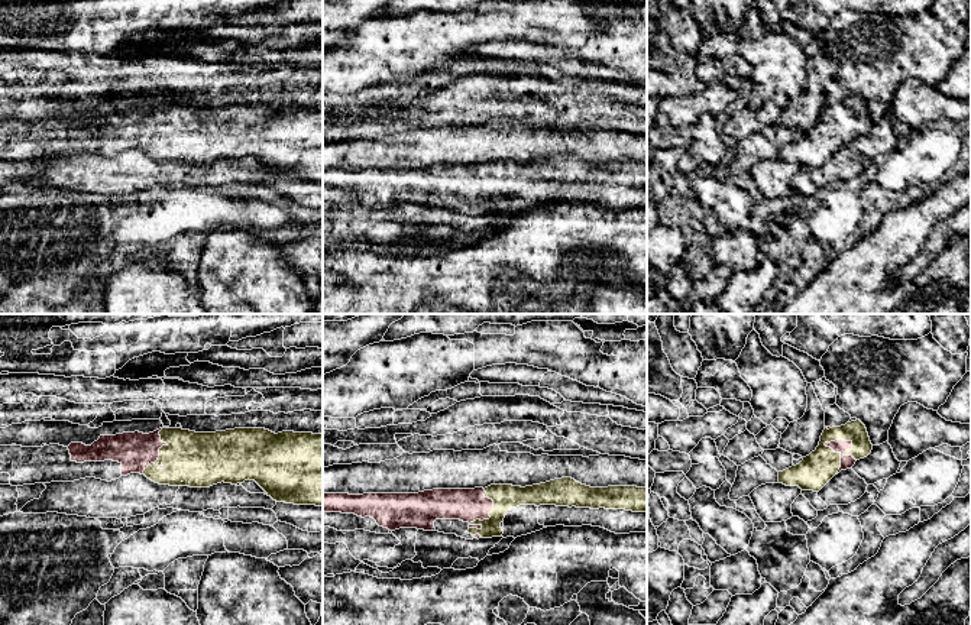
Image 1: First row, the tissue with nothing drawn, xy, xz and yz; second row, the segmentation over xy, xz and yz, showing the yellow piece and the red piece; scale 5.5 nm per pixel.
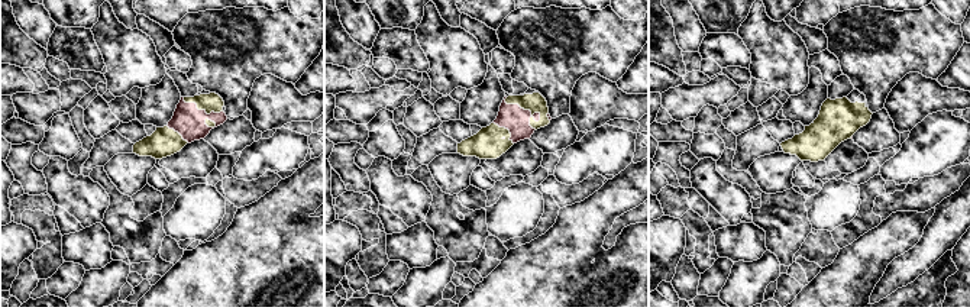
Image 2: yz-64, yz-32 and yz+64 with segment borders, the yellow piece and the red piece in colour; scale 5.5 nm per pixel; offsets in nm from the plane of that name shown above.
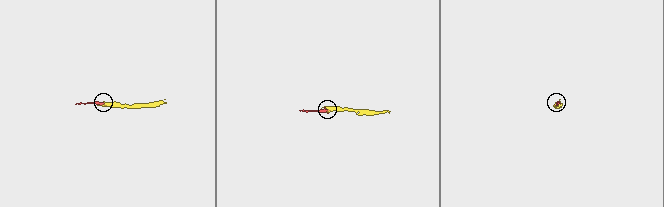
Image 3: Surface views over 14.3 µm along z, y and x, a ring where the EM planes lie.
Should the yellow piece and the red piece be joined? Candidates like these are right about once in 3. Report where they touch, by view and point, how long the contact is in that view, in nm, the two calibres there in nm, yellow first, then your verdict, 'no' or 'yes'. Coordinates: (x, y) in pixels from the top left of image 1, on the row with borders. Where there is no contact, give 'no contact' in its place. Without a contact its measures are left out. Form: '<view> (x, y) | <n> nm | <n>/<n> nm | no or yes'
yz (840, 456) | 220 nm | 190/80 nm | yes

